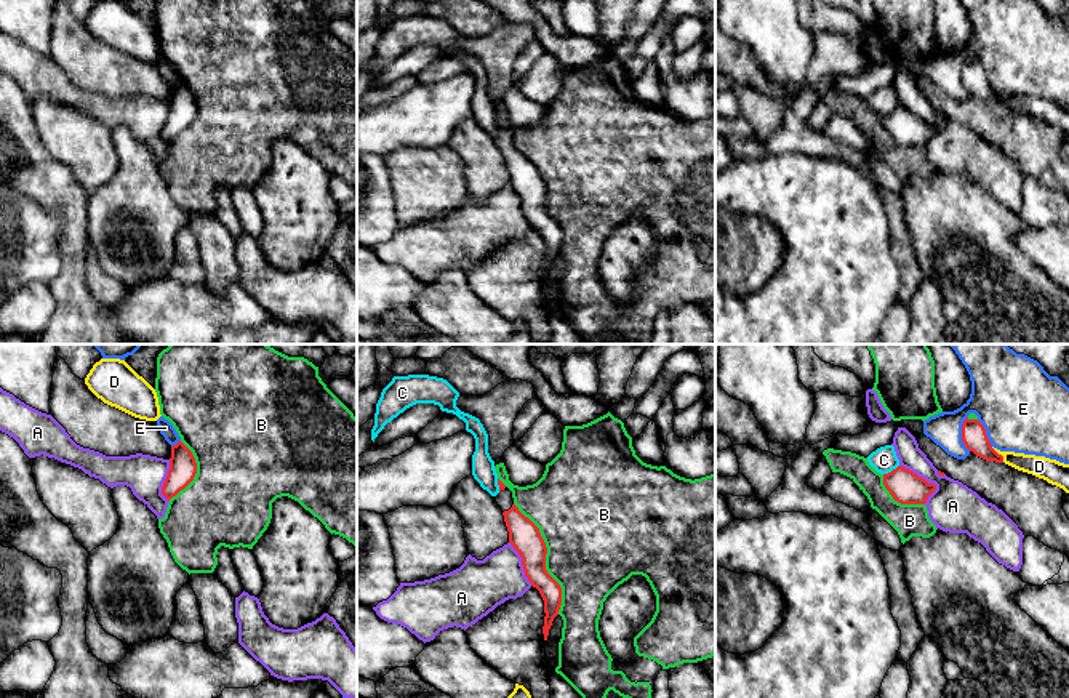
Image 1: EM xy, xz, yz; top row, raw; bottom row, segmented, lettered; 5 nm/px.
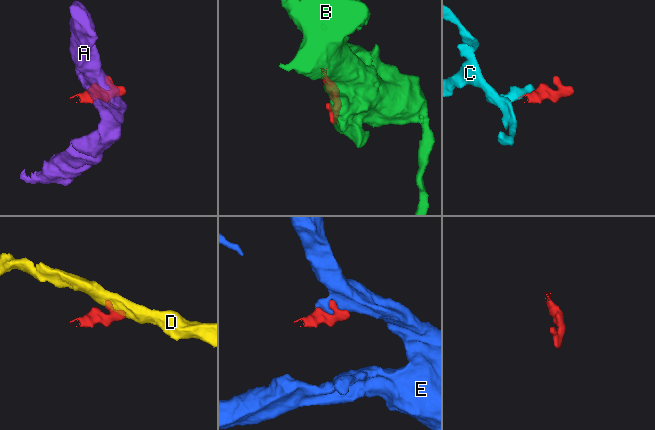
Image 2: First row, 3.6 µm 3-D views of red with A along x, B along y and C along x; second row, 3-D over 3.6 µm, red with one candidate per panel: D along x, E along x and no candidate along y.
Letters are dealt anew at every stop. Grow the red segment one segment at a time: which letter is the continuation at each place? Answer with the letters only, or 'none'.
none

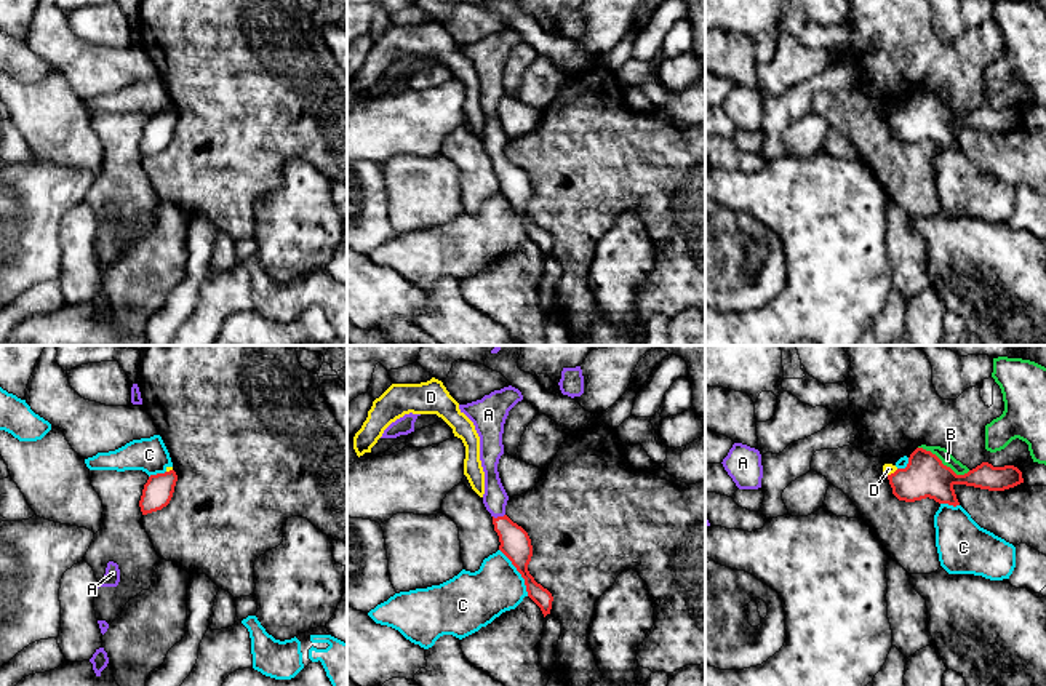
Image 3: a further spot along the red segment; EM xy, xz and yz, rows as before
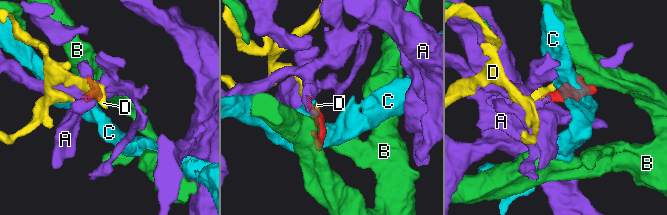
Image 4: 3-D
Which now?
A

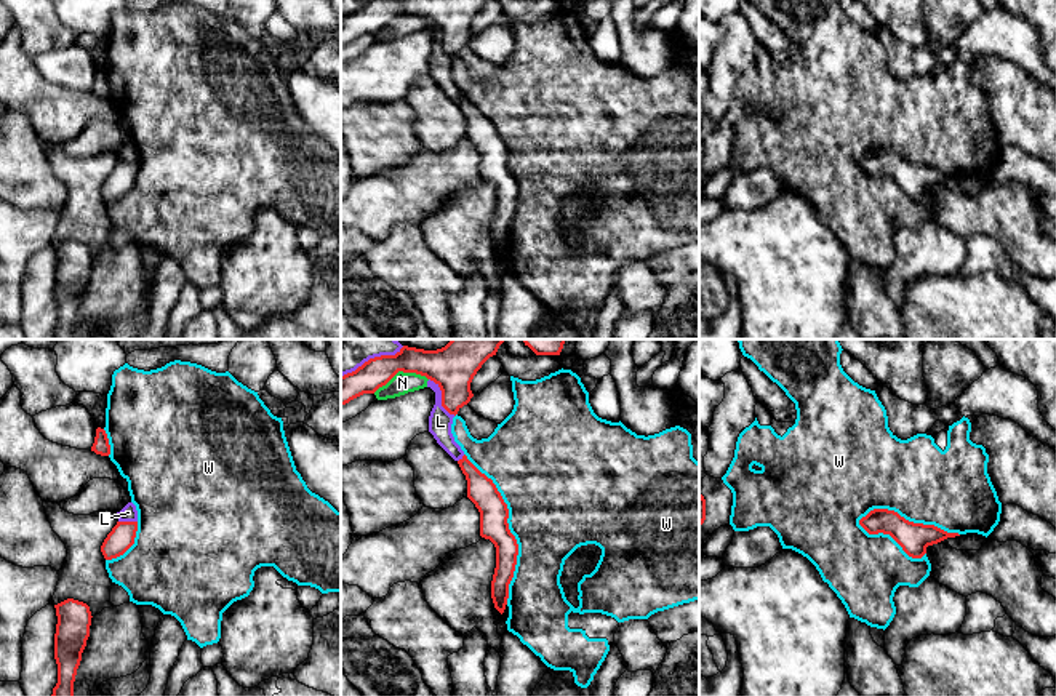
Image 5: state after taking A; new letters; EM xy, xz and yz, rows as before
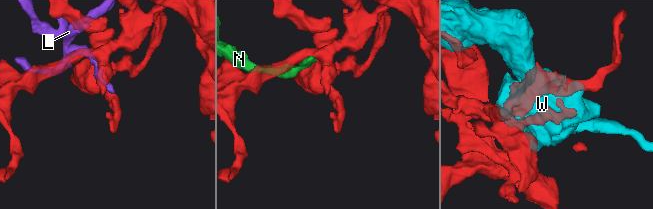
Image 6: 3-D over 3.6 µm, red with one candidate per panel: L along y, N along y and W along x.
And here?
none

